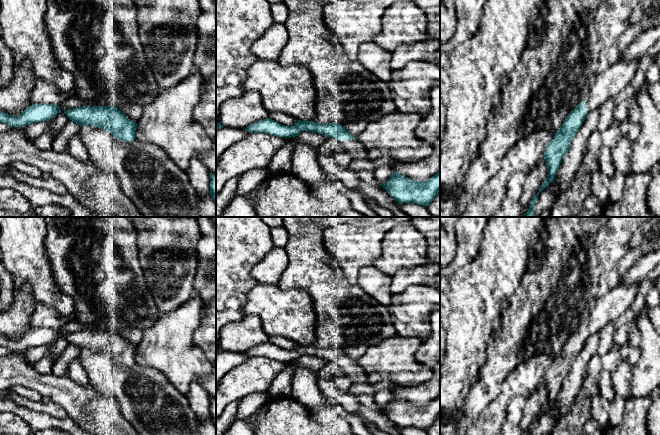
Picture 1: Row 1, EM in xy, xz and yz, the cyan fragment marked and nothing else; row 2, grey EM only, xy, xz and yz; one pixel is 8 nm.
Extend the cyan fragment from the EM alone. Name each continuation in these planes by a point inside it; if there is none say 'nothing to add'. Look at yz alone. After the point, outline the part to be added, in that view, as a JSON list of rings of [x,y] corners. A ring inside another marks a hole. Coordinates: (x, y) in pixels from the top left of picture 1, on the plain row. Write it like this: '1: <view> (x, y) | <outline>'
1: yz (608, 308) | [[[618,284],[592,301],[588,315],[582,323],[588,337],[599,332],[608,322],[615,322],[628,310],[636,296],[637,285]]]

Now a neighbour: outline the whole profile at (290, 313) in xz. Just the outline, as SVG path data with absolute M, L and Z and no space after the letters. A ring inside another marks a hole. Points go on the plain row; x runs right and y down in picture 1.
M277 284L254 285L246 293L246 304L242 308L244 316L258 316L262 328L269 337L285 337L296 344L312 345L316 339L316 316L309 293L301 288L281 289Z

